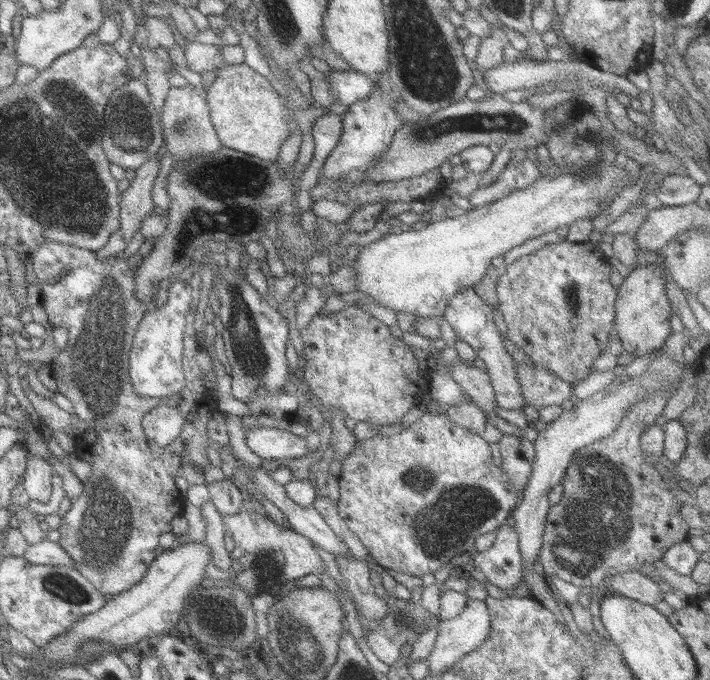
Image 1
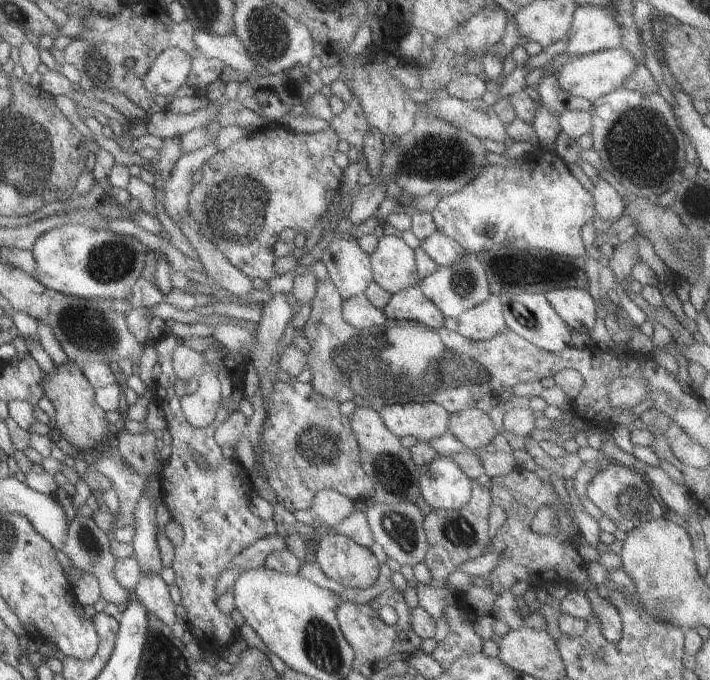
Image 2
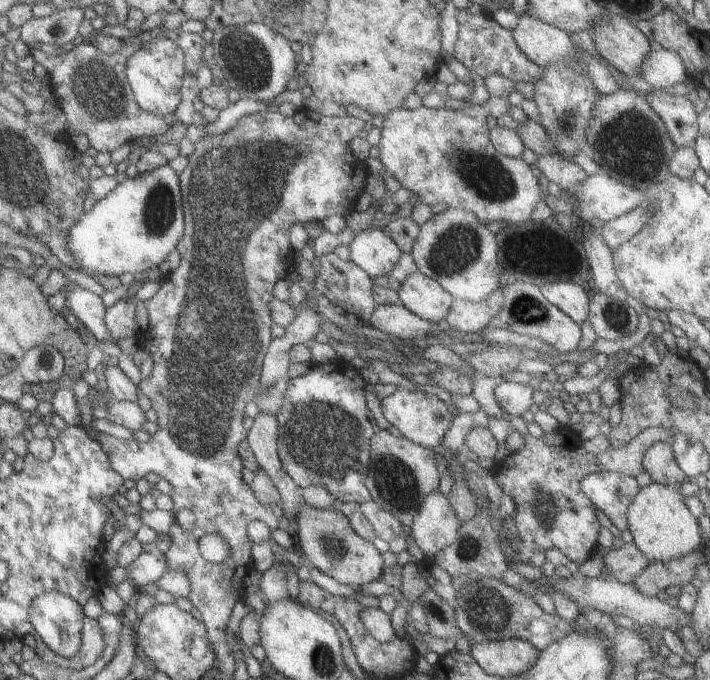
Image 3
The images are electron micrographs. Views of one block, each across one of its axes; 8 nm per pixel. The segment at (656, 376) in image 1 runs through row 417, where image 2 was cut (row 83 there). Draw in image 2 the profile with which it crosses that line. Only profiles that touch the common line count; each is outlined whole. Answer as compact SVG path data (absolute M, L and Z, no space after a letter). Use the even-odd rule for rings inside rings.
M621 47L608 48L569 59L558 68L554 77L559 90L565 90L565 92L569 92L569 94L573 96L593 102L593 100L597 100L600 96L619 87L621 82L623 82L640 63L640 60L633 58L627 50L623 50Z

